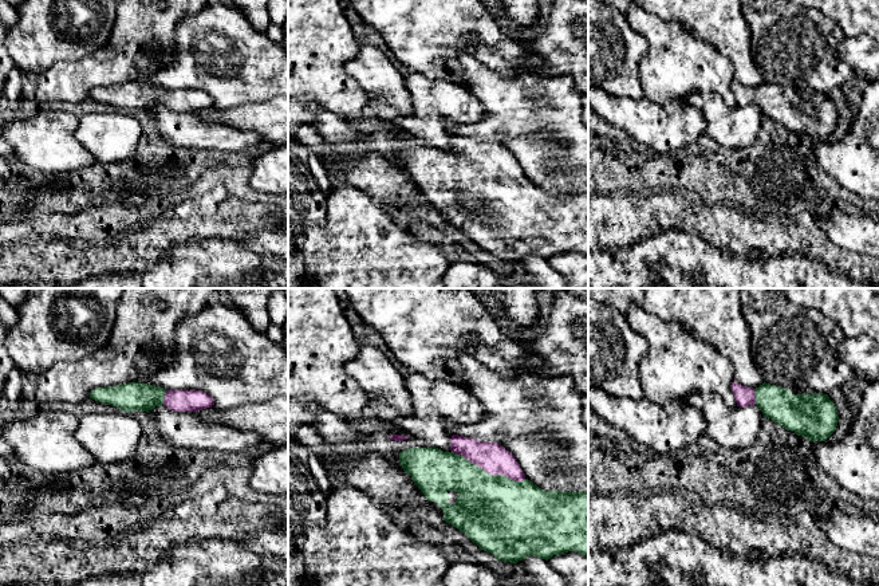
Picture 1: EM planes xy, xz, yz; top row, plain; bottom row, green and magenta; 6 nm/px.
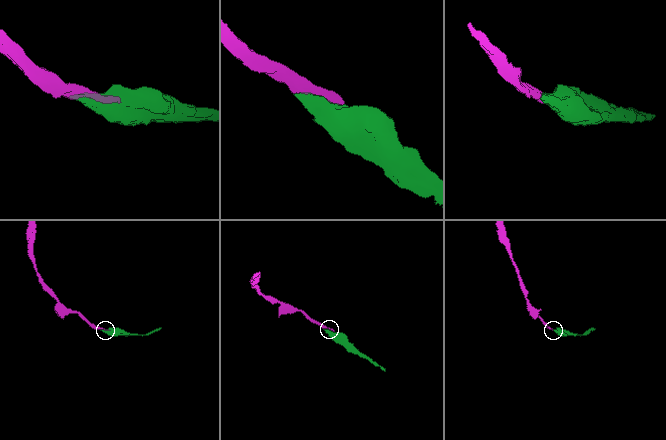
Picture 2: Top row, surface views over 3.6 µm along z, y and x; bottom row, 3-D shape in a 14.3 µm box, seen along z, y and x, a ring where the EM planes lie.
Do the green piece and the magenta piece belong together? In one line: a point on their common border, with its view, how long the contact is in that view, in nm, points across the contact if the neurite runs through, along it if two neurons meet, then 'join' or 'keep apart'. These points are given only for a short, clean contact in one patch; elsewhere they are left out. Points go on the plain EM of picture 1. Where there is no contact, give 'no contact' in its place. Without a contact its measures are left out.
contact xz (487, 172); length 480 nm; join

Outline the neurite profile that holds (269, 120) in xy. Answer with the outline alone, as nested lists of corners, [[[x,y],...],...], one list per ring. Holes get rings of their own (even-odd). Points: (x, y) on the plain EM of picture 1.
[[[275,97],[228,110],[212,106],[196,113],[208,122],[221,122],[256,133],[264,139],[265,146],[288,145],[288,97]]]

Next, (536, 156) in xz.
[[[517,137],[502,145],[509,150],[525,178],[544,190],[588,190],[588,168],[557,168],[556,161],[567,156],[567,148],[544,138]]]

